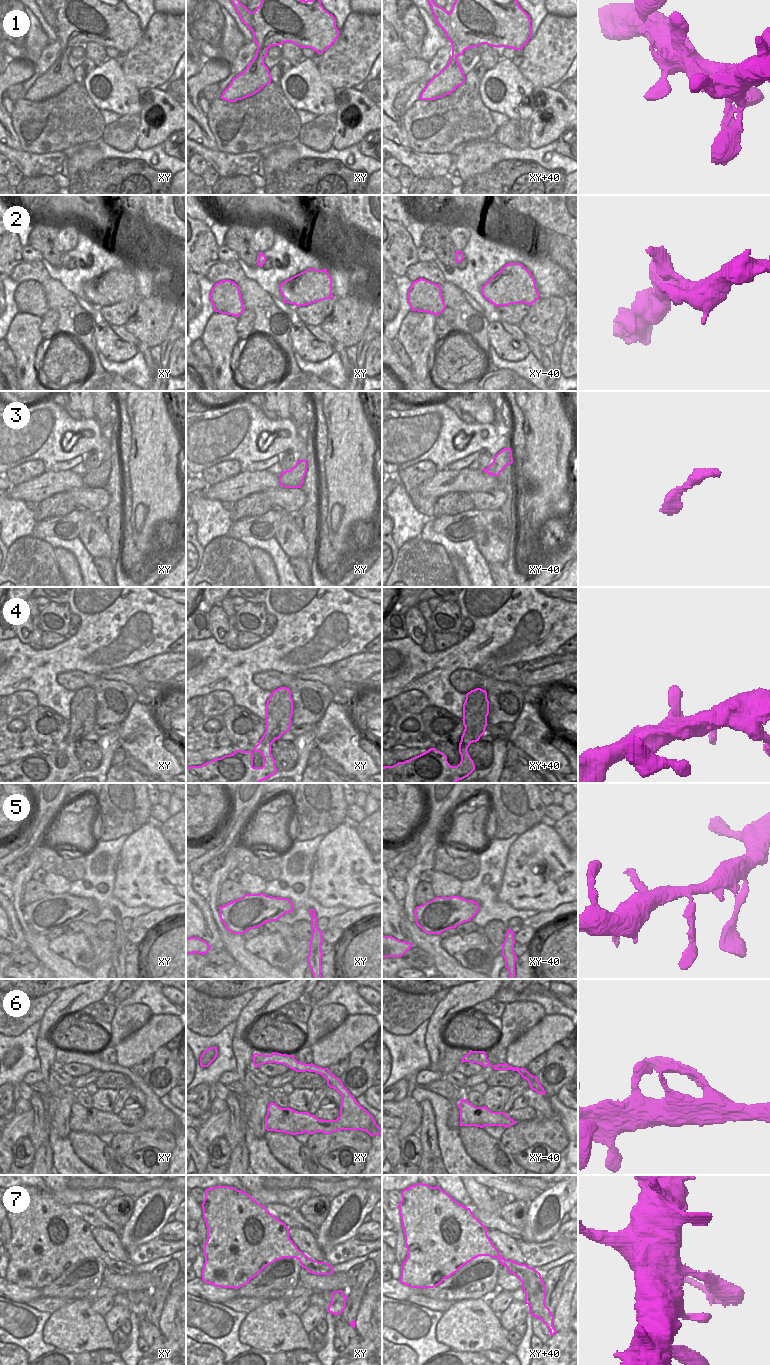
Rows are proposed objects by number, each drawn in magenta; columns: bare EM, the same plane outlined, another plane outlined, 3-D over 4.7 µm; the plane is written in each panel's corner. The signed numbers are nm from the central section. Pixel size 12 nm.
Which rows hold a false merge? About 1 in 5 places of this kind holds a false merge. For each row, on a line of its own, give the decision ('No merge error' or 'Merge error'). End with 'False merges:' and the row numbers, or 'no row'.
1: No merge error
2: No merge error
3: No merge error
4: No merge error
5: No merge error
6: No merge error
7: Merge error
False merges: 7

